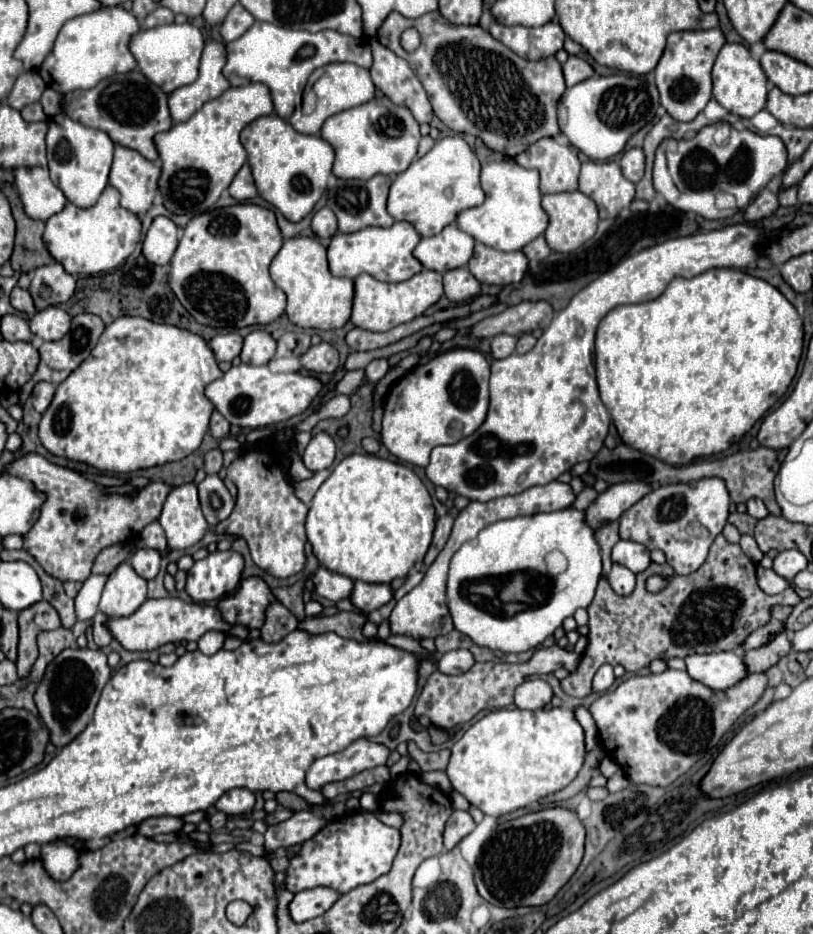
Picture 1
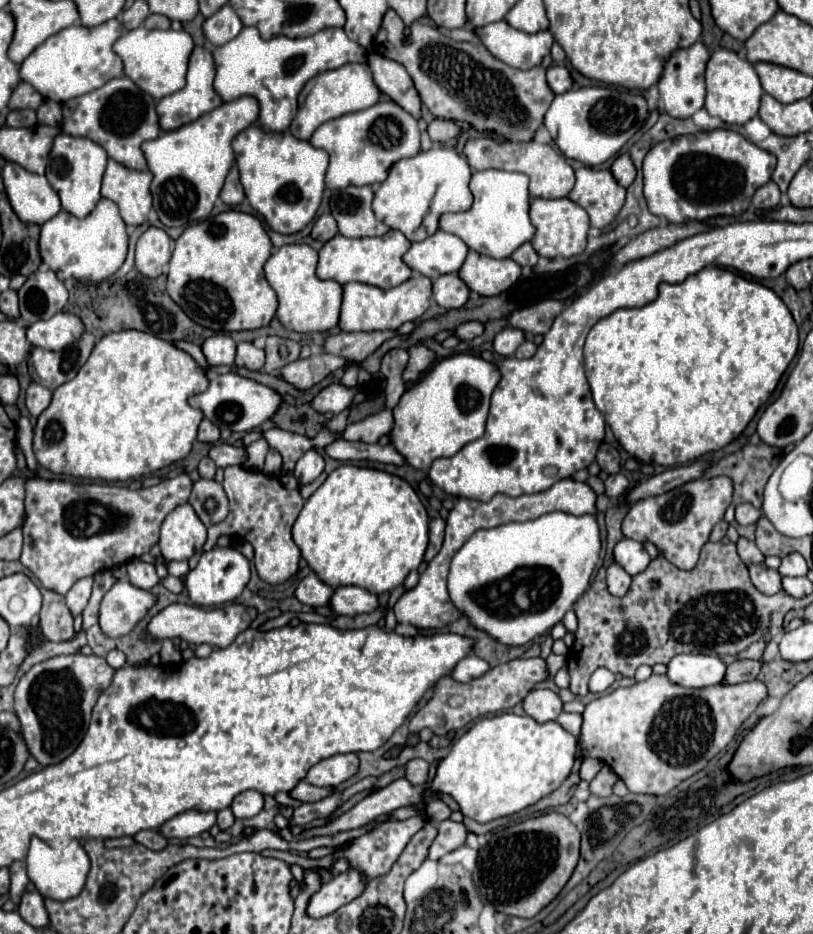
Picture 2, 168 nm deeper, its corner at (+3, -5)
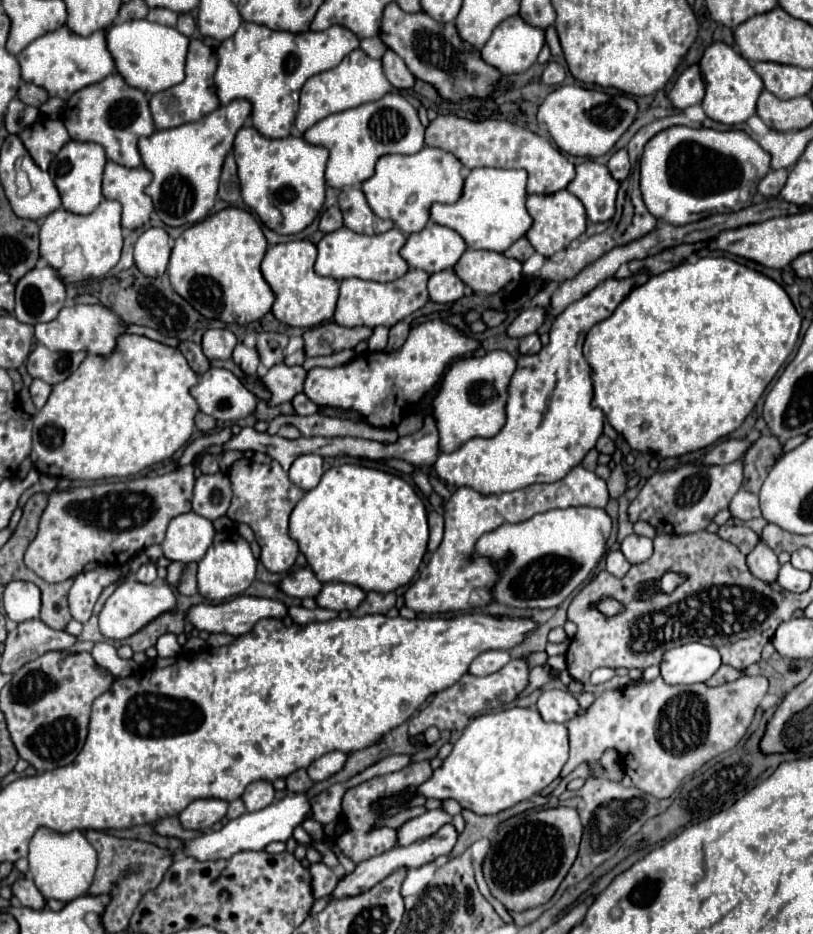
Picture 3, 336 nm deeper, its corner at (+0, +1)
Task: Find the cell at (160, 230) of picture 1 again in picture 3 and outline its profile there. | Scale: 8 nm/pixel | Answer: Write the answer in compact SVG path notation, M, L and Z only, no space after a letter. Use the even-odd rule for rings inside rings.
M163 228L145 230L135 242L135 266L145 276L161 276L171 255L170 237Z

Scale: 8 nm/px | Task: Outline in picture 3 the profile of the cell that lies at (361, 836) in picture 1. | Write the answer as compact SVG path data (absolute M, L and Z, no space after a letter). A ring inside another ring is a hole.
M429 810L419 818L411 818L399 828L399 846L407 846L421 838L427 838L435 834L441 826L451 824L451 820L453 816L447 814L445 810Z

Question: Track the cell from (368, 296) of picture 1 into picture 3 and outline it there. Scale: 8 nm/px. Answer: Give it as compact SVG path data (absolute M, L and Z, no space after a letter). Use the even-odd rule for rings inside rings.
M409 270L405 276L401 276L393 282L385 282L385 284L359 280L359 278L341 280L339 300L335 306L333 320L339 326L349 326L349 328L353 328L353 326L369 326L369 328L387 326L387 328L391 328L427 304L427 300L429 300L427 280L429 280L429 274L423 270Z

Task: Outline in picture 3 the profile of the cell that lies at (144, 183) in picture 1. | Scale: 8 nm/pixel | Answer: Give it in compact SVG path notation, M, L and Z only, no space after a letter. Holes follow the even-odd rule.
M111 160L107 162L105 172L103 172L103 196L107 200L121 202L121 206L123 206L121 226L123 228L135 230L135 228L141 228L143 224L149 222L149 214L153 212L153 202L145 194L145 188L149 186L149 182L151 182L151 172L147 168L143 168L143 166L139 166L139 168L125 168L125 166L119 166L119 164L111 162Z

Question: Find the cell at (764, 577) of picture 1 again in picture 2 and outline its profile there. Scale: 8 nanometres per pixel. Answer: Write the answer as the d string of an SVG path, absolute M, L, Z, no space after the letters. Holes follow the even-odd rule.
M752 564L750 566L750 578L752 578L752 584L766 596L778 594L782 590L780 574L776 570L766 568L764 564Z

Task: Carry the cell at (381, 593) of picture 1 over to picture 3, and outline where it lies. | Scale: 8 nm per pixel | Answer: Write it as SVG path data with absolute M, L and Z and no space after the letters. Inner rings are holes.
M333 582L333 584L323 584L321 592L315 596L315 602L319 608L327 608L327 610L349 610L353 612L365 598L365 592L357 586L351 584L341 584L341 582Z

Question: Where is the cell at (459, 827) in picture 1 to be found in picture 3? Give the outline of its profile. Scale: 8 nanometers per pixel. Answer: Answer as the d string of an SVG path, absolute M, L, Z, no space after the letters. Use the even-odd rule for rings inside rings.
M447 824L447 826L443 826L437 834L429 836L429 838L417 840L417 842L413 842L413 844L409 844L409 846L395 846L395 848L391 848L391 850L379 854L379 856L373 856L373 858L369 858L369 860L365 860L365 862L361 862L361 864L357 864L355 872L349 874L349 876L345 876L345 878L337 884L337 888L333 890L333 898L363 894L363 892L367 892L367 890L373 888L377 882L381 882L383 878L387 878L391 872L395 872L395 870L399 870L399 868L411 870L411 868L419 868L419 866L423 866L423 864L427 864L427 862L433 862L433 860L437 860L439 856L447 856L447 854L453 850L455 842L457 842L457 832L455 832L453 824Z

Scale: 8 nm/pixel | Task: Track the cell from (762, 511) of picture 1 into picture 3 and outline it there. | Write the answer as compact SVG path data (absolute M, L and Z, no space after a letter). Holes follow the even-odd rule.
M741 488L741 490L733 496L733 500L731 500L731 504L729 504L729 512L731 512L733 518L743 520L743 522L753 520L753 518L759 518L759 516L761 516L759 500L757 500L755 494L751 494L751 492L747 492L747 490Z

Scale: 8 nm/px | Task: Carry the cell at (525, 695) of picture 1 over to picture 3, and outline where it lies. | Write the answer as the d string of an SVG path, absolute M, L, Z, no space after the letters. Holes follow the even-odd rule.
M547 690L537 700L537 710L545 722L565 724L577 716L579 704L577 698L567 690Z

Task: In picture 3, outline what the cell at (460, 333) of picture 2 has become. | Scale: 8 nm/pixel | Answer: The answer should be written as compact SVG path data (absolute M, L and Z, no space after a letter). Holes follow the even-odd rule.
M486 309L483 312L483 322L487 326L499 326L505 318L507 318L507 314L505 312L499 312L499 310Z

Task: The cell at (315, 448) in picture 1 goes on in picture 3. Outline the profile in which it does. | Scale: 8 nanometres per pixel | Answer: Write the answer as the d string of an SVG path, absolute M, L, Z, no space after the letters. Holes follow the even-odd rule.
M303 454L289 468L289 480L301 490L315 488L323 474L323 458L319 454Z

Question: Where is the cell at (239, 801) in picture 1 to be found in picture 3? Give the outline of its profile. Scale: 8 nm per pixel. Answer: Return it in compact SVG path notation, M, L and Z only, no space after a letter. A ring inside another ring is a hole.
M257 780L257 782L253 782L253 784L247 786L247 790L245 790L245 794L241 798L243 798L243 802L245 802L245 806L247 806L249 812L257 812L257 810L267 808L273 802L275 790L273 790L271 782Z

